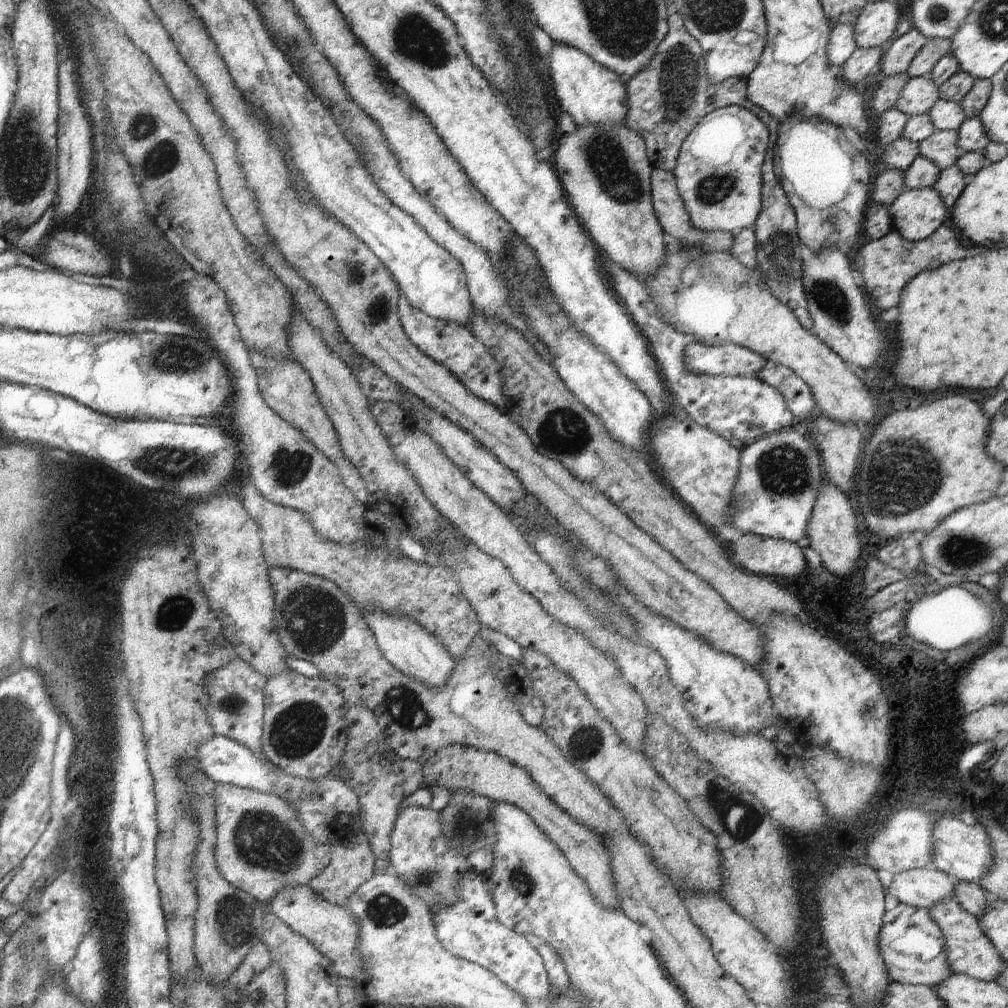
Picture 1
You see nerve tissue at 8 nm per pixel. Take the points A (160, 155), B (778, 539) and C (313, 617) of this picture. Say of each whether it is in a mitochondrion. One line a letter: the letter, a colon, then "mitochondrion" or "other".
A: mitochondrion
B: other
C: mitochondrion

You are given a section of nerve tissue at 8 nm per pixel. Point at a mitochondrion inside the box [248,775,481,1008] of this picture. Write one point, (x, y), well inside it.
(384, 911)

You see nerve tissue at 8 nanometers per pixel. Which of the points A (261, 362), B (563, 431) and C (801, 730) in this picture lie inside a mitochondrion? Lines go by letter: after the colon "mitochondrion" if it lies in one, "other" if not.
A: other
B: mitochondrion
C: other

